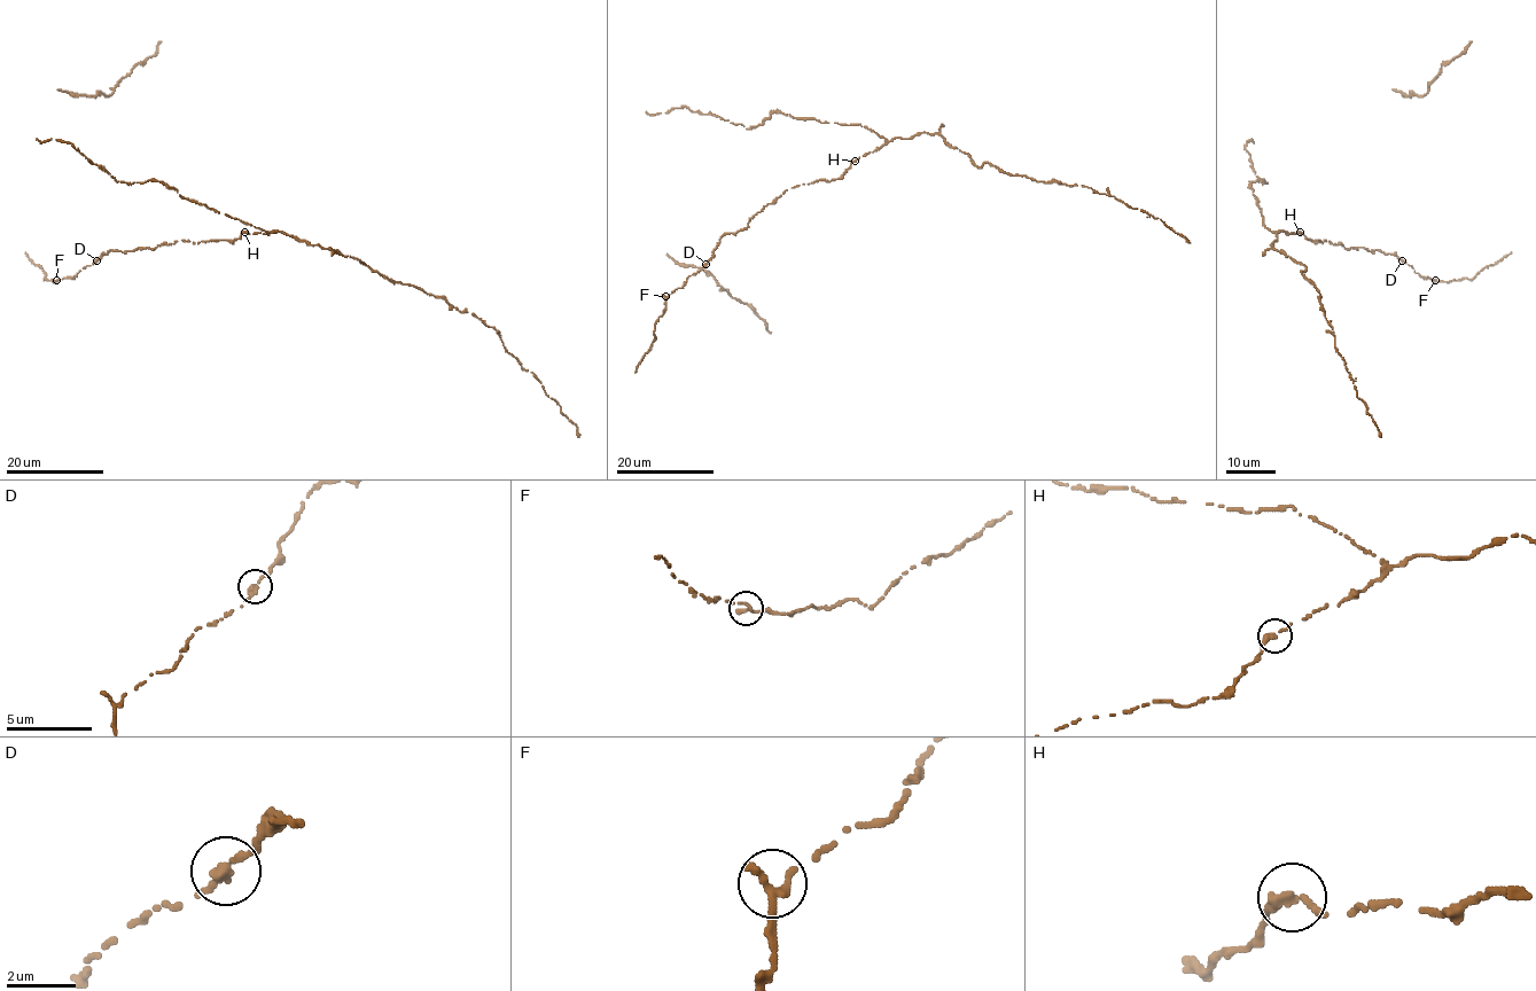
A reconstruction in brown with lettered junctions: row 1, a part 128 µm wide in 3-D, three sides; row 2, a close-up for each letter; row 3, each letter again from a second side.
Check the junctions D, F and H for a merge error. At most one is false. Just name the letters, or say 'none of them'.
none of them

